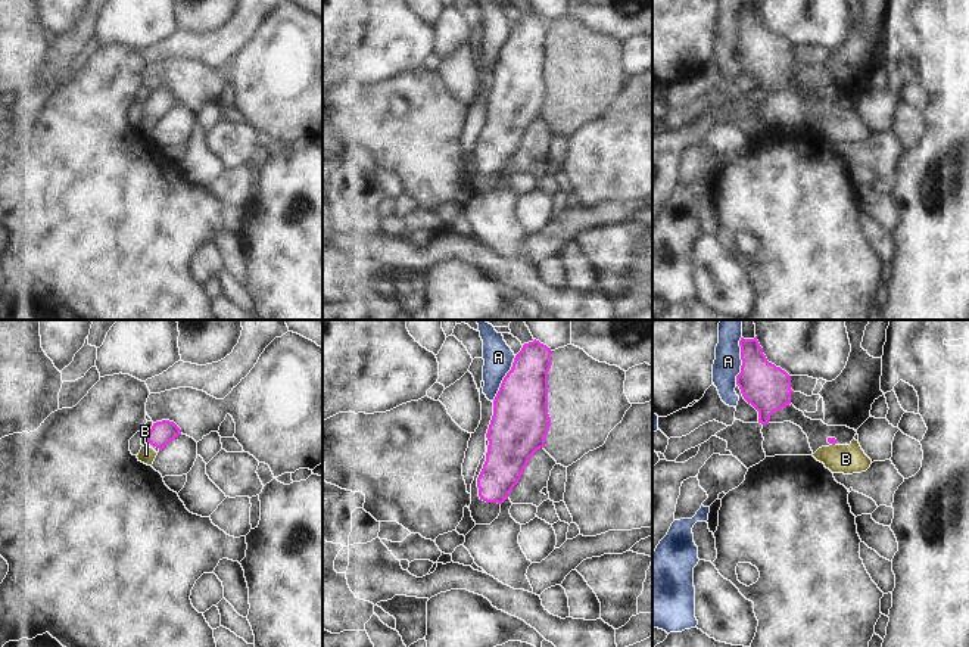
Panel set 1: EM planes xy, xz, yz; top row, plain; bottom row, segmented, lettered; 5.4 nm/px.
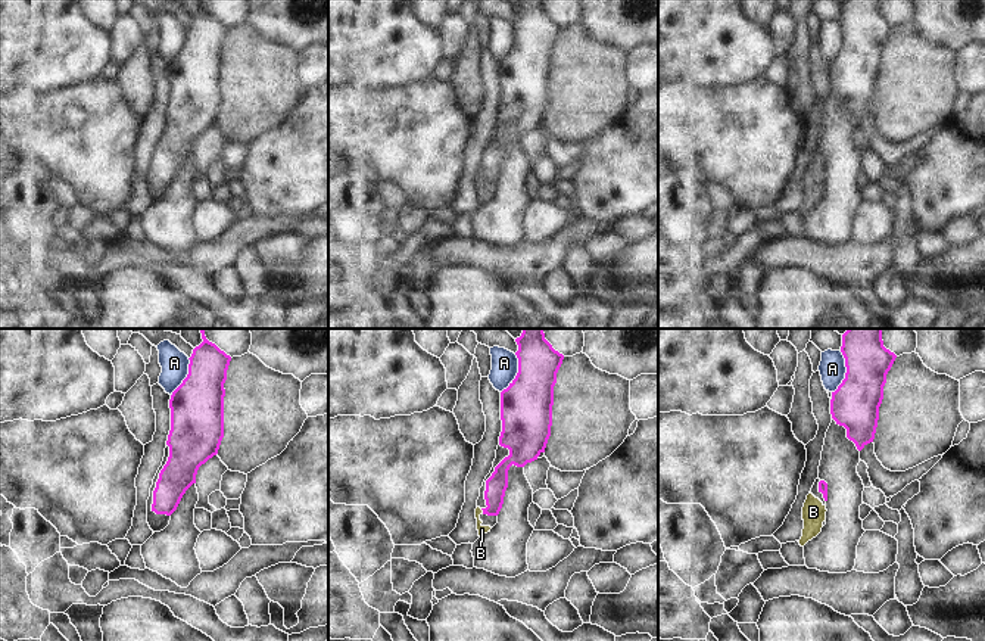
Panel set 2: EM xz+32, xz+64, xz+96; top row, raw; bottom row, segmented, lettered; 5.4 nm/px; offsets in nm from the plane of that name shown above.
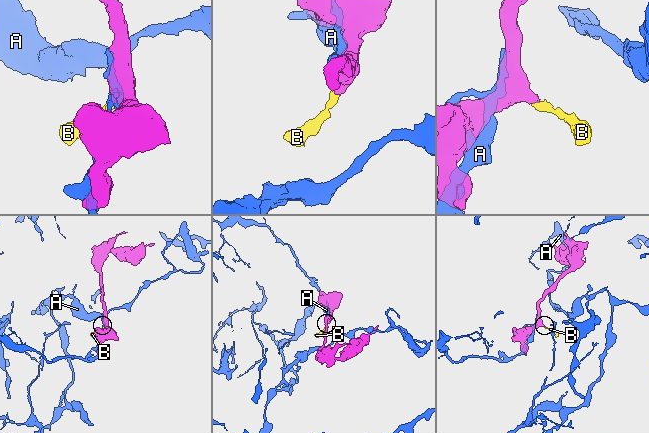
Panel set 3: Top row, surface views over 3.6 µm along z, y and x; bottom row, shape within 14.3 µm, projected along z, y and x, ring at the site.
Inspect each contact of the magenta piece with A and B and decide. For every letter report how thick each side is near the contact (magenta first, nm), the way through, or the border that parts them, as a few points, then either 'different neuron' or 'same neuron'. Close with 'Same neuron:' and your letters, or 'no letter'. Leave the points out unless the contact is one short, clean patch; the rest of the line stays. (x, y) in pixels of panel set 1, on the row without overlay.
A: calibres 260 and 150 nm; different neuron
B: calibres 40 and 160 nm; way yz (832, 111), (834, 112), (846, 128); same neuron
Same neuron: B

